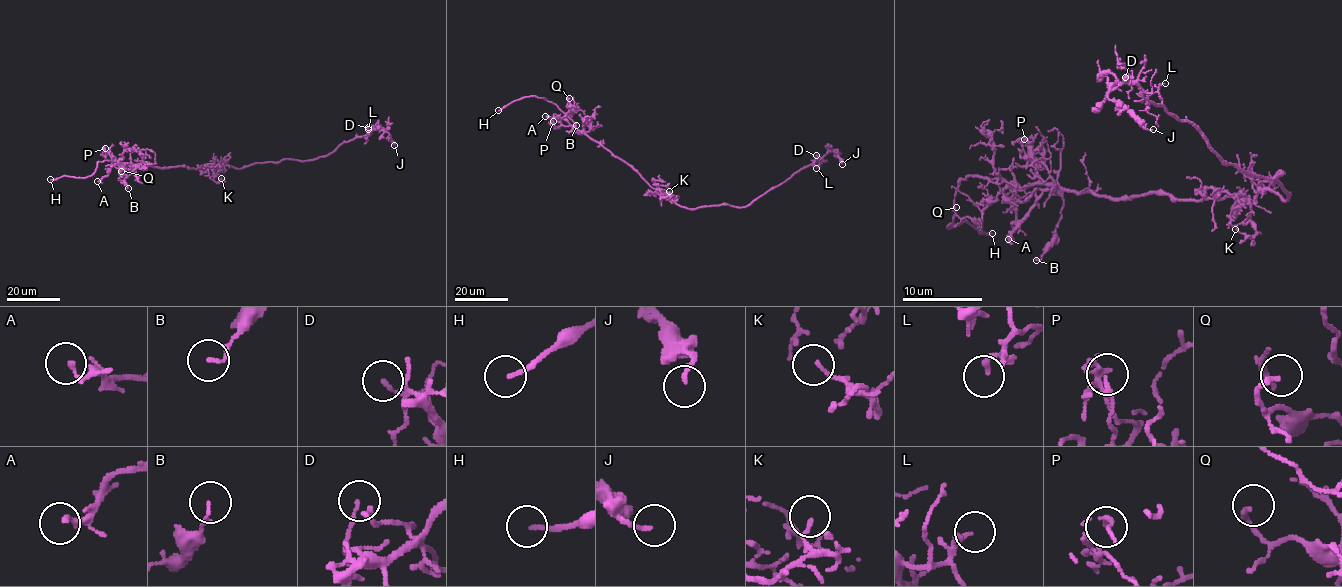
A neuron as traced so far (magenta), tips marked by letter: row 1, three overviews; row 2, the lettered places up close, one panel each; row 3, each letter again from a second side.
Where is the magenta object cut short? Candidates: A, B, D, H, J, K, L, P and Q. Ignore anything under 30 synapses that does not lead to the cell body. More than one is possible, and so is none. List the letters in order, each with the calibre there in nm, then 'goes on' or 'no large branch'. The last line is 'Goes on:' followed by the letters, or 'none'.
A: 150 nm thick; no large branch
B: 110 nm thick; no large branch
D: 130 nm thick; no large branch
H: 140 nm thick; goes on
J: 150 nm thick; no large branch
K: 140 nm thick; no large branch
L: 160 nm thick; no large branch
P: 120 nm thick; no large branch
Q: 160 nm thick; no large branch
Goes on: H

